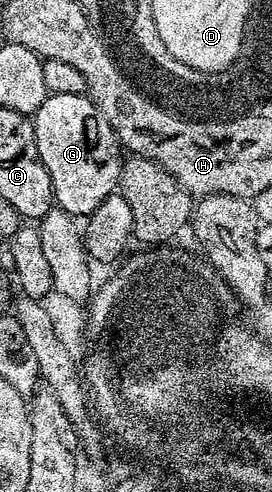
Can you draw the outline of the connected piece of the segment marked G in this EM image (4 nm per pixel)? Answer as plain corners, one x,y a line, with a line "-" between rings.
51,94
42,103
42,107
34,115
36,127
36,150
40,161
46,167
52,184
52,196
59,208
72,214
73,218
84,219
93,213
110,194
117,192
120,183
120,167
122,164
122,146
116,140
116,132
100,113
95,101
84,95

